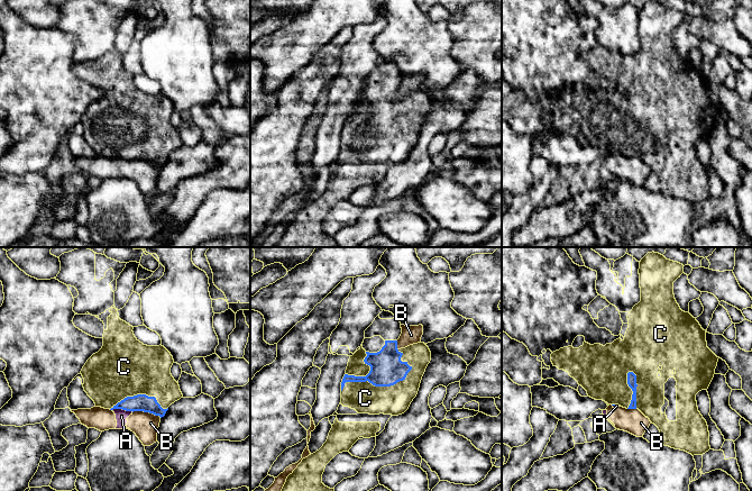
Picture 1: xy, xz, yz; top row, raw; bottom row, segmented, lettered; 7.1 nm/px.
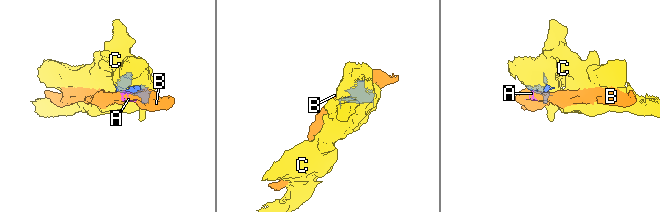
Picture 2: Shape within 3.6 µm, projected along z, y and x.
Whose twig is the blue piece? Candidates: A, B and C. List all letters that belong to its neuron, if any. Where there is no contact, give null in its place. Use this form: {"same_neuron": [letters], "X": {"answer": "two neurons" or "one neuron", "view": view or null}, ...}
{"same_neuron": ["C"], "A": {"answer": "two neurons", "view": "xy"}, "B": {"answer": "two neurons", "view": "xy"}, "C": {"answer": "one neuron", "view": "xz"}}

